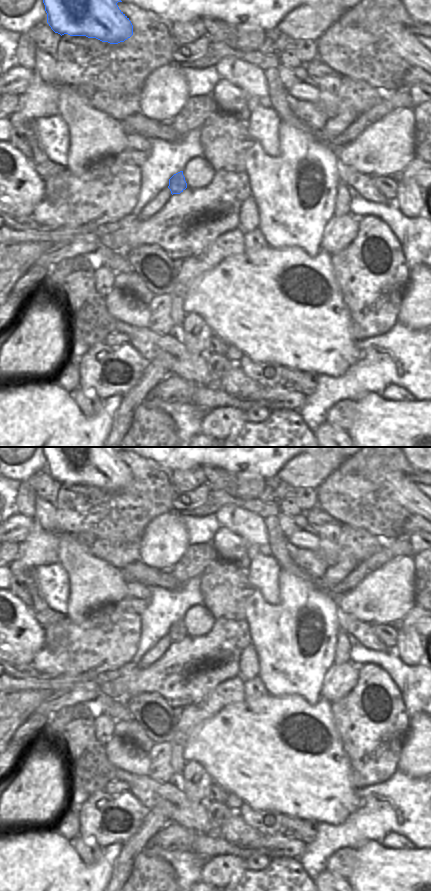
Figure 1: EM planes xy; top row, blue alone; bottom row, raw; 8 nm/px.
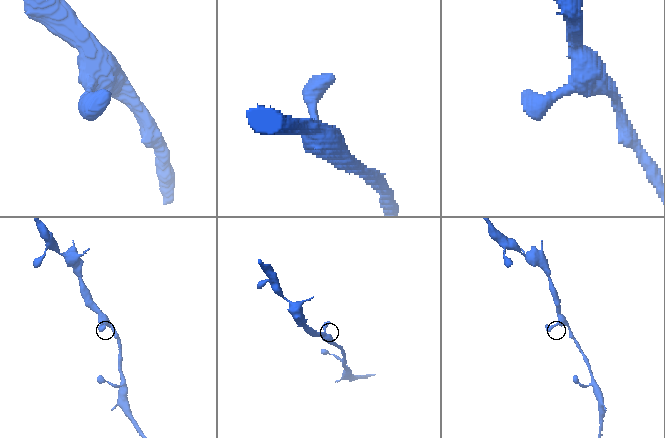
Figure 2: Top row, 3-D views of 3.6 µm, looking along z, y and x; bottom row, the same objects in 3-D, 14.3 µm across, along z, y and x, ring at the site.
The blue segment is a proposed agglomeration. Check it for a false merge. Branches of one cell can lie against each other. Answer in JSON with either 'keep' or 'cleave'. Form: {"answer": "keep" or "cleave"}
{"answer": "keep"}

